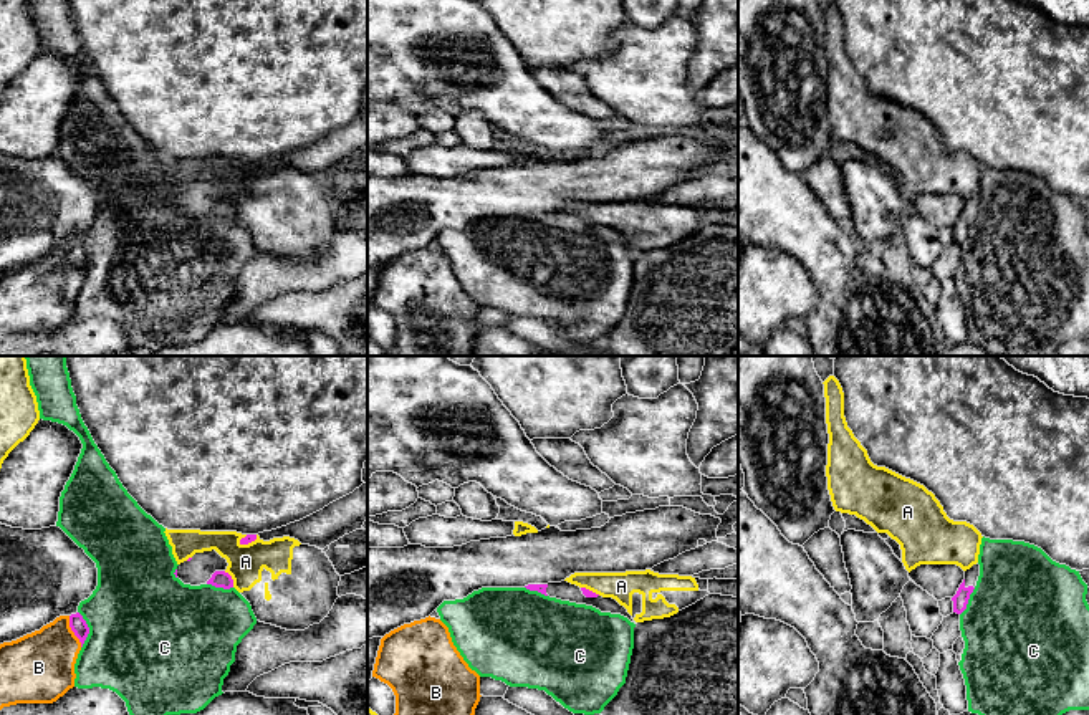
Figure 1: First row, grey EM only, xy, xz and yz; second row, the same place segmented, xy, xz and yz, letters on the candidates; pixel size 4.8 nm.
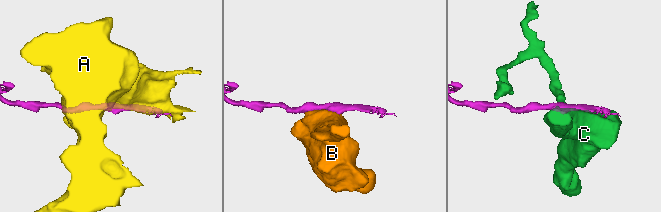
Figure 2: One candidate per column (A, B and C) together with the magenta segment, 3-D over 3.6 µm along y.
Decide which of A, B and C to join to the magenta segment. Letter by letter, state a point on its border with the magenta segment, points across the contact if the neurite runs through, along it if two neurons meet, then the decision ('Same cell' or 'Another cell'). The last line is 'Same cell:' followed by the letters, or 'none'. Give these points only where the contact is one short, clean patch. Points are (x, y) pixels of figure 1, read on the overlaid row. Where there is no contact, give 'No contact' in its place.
A: Touches magenta at xy (230, 578). Another cell
B: Touches magenta at xy (71, 629). Another cell
C: Touches magenta at xy (88, 629). Another cell
Same cell: none

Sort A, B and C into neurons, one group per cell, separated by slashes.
A / B / C

